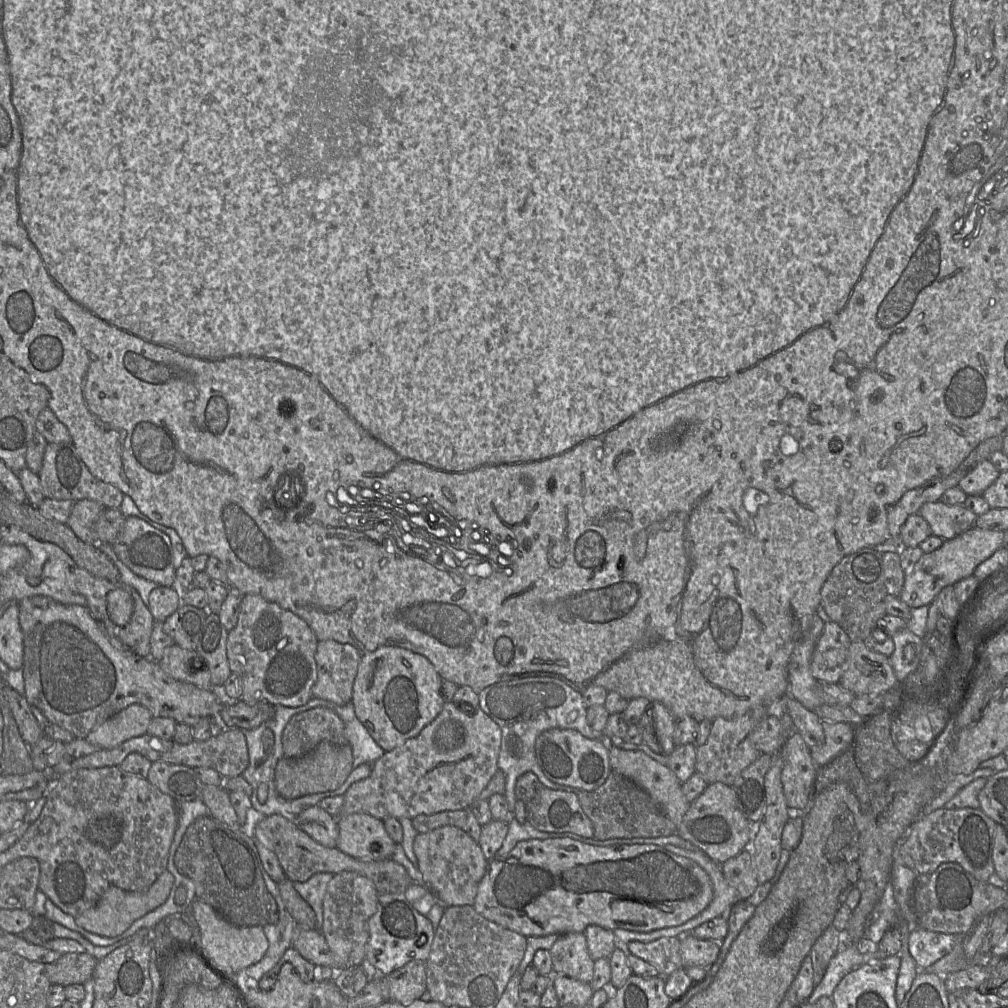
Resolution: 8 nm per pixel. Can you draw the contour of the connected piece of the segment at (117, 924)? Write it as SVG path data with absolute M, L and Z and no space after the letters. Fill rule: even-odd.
M165 870L145 891L125 891L110 886L93 907L74 917L75 923L93 934L108 938L117 937L124 933L136 920L164 904L169 896L173 882L172 874Z

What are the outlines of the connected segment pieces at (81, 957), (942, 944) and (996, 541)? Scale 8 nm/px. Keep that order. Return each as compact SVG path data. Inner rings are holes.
M65 953L56 961L45 964L45 975L51 984L68 986L84 984L92 979L98 960L88 953Z
M912 927L907 938L907 951L919 970L930 968L949 953L959 941L959 936Z
M974 526L955 538L944 541L938 549L924 553L913 569L905 573L903 589L898 598L910 608L929 606L944 587L954 585L973 575L980 563L1003 546L1003 538L1004 531L986 530Z

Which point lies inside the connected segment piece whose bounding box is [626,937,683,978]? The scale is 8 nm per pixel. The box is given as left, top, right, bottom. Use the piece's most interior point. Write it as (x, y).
(664, 953)

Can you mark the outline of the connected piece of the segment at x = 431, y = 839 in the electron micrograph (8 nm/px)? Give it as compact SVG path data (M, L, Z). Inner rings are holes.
M443 826L427 833L418 833L413 841L413 851L417 857L416 868L421 872L425 886L437 899L448 907L473 906L488 861L472 837L457 827Z

